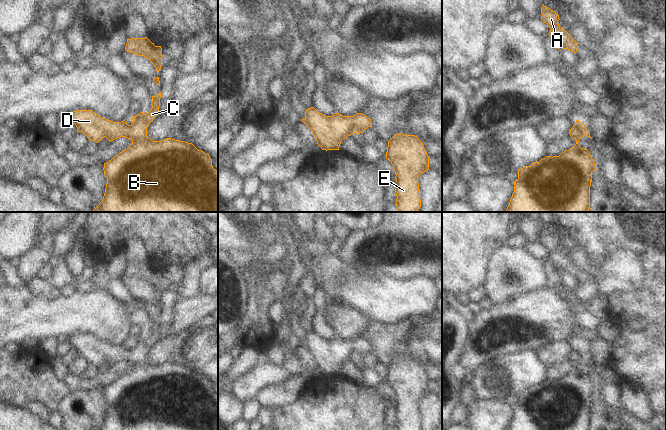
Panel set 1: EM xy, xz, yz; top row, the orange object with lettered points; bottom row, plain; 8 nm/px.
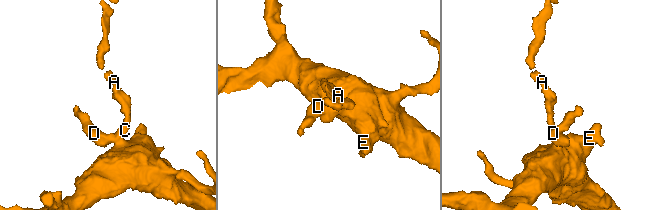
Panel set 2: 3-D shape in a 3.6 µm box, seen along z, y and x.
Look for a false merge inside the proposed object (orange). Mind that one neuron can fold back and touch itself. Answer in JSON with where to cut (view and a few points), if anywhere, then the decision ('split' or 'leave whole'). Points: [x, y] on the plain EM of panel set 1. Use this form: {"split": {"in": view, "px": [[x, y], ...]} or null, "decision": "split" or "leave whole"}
{"split": null, "decision": "leave whole"}

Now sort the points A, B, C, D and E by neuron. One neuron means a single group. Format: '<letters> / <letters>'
A B C D E

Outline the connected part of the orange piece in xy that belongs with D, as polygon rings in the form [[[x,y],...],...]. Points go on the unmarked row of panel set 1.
[[[159,316],[156,320],[152,320],[151,334],[147,338],[140,336],[138,339],[133,340],[132,347],[130,349],[128,349],[125,344],[121,346],[113,346],[101,341],[92,334],[78,334],[69,337],[68,340],[70,341],[72,347],[76,349],[77,355],[82,356],[89,364],[95,365],[96,367],[101,365],[104,361],[106,361],[109,366],[120,361],[125,361],[132,364],[132,368],[127,373],[123,374],[111,384],[104,387],[103,394],[104,399],[107,402],[107,408],[103,423],[98,430],[218,430],[218,394],[213,392],[212,383],[210,382],[209,378],[198,374],[192,367],[175,364],[172,362],[166,362],[161,365],[153,365],[147,360],[147,351],[159,338],[160,322],[161,316]]]

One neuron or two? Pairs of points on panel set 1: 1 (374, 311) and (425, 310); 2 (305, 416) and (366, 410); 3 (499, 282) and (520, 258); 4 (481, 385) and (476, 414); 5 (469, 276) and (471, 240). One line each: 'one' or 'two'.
1: one
2: one
3: one
4: two
5: one

